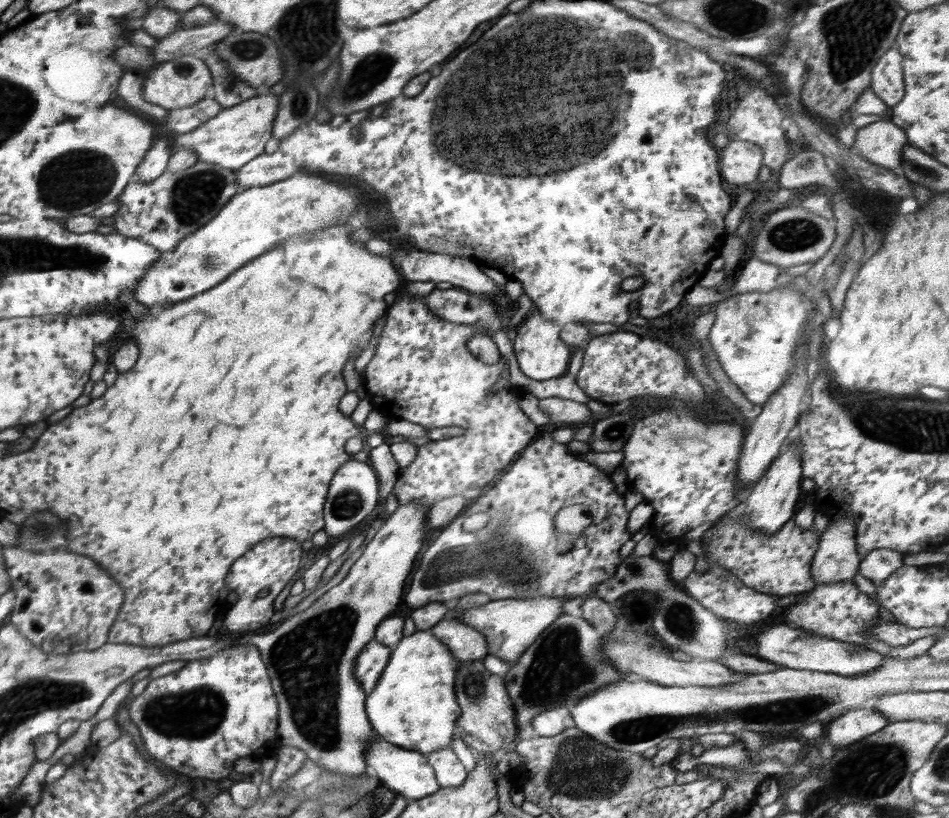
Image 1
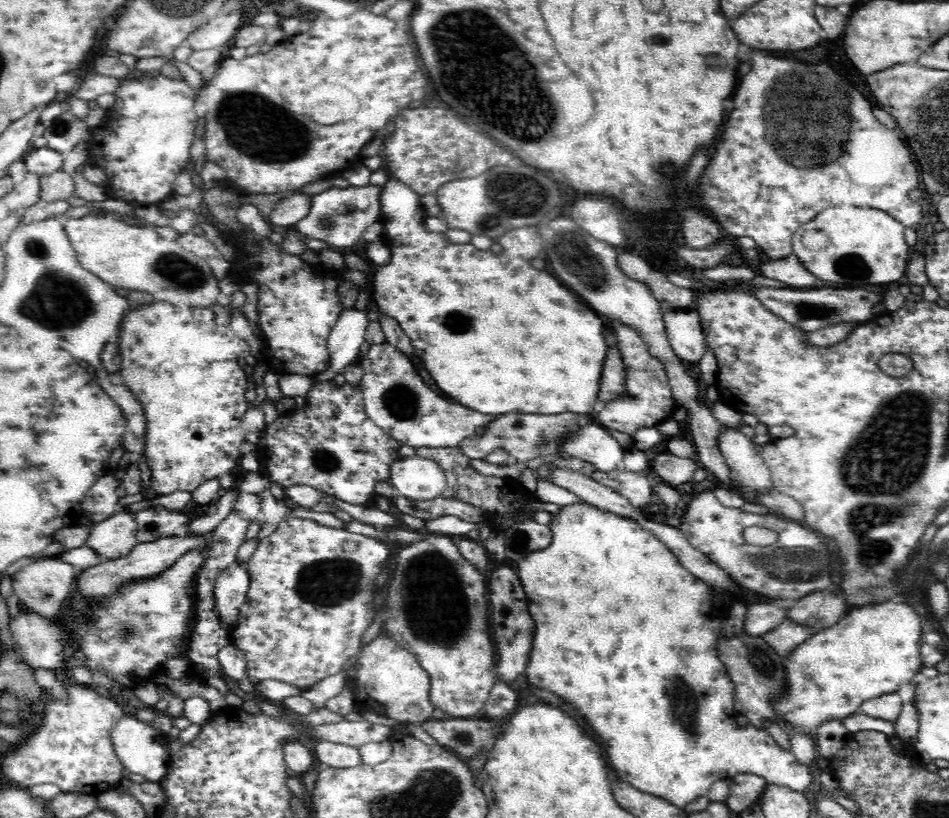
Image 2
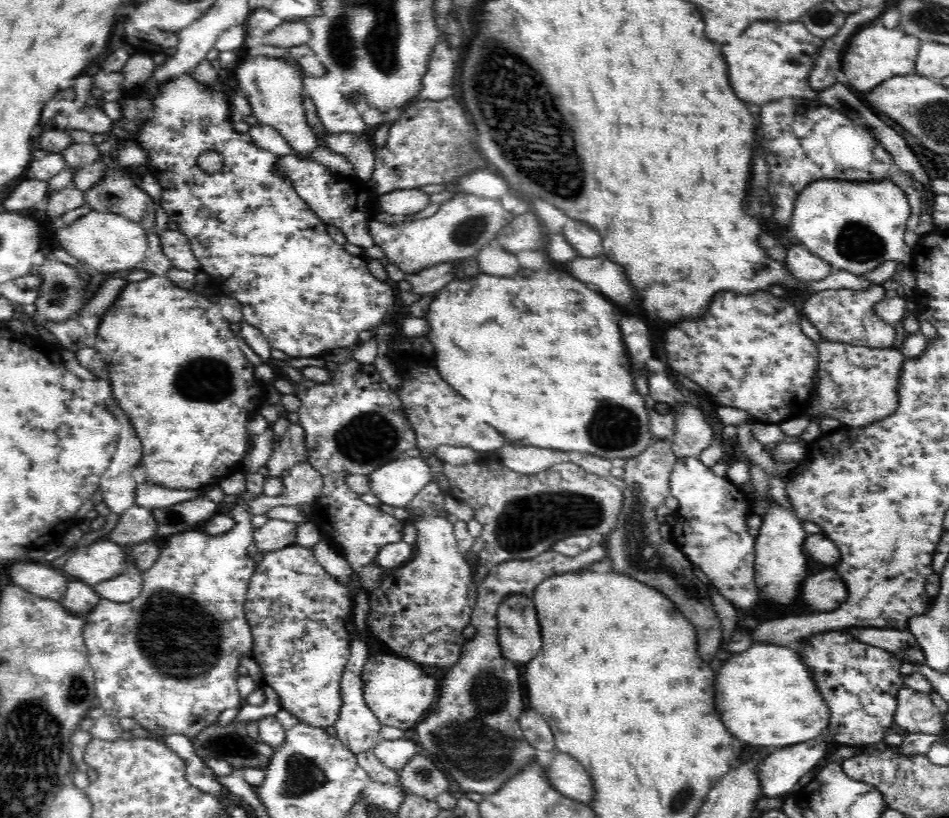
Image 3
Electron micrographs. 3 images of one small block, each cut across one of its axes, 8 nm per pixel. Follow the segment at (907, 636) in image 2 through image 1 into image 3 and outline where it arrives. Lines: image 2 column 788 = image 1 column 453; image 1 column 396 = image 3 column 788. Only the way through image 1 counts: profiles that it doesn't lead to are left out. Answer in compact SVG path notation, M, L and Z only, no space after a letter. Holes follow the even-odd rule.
M754 642L748 650L724 662L716 680L716 708L726 729L739 741L750 746L785 747L814 740L827 731L830 709L794 644L778 646Z

